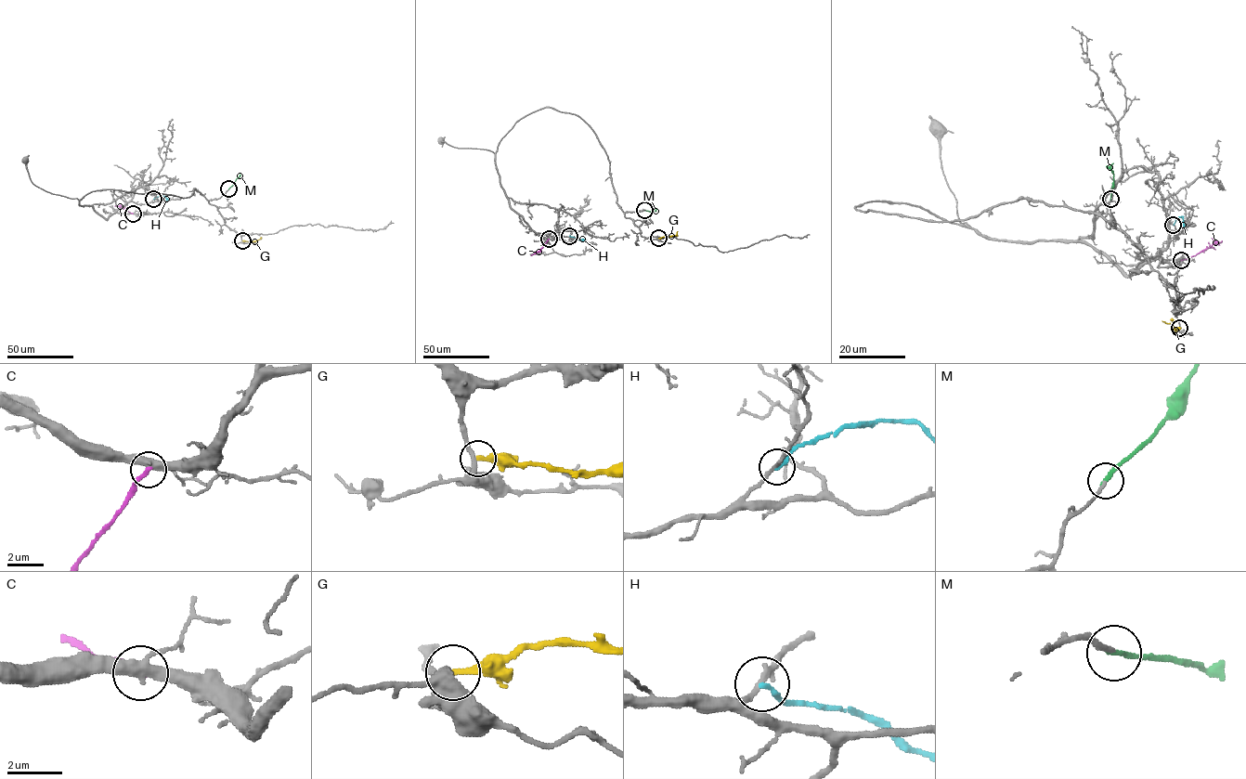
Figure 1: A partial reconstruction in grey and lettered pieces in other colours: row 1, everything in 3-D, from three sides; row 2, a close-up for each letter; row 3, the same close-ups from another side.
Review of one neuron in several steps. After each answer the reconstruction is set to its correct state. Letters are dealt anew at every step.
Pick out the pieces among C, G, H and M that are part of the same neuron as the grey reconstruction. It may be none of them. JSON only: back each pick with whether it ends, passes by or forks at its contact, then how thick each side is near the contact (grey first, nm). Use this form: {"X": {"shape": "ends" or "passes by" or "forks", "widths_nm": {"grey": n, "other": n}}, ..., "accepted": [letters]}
{"M": {"shape": "ends", "widths_nm": {"grey": 170, "other": 170}}, "accepted": ["M"]}

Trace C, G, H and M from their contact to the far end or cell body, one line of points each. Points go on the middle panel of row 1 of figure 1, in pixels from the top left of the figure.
C: (549, 239), (539, 251), (530, 255)
G: (658, 238), (675, 235), (677, 231)
H: (569, 236), (584, 240)
M: (644, 211), (655, 212)

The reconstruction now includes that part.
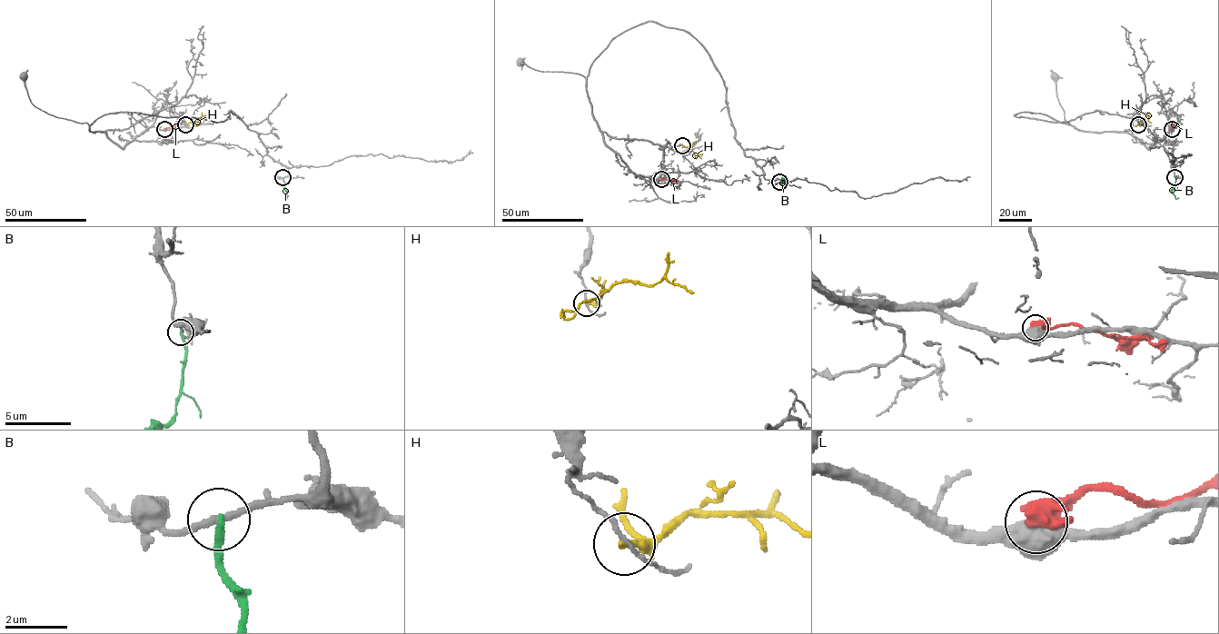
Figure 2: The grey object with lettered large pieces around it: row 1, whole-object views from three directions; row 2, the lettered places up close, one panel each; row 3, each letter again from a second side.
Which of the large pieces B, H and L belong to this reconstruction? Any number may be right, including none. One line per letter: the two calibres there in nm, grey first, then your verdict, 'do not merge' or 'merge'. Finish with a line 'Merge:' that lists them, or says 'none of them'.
B: 190/220 nm | do not merge
H: 110/200 nm | do not merge
L: 600/500 nm | do not merge
Merge: none of them

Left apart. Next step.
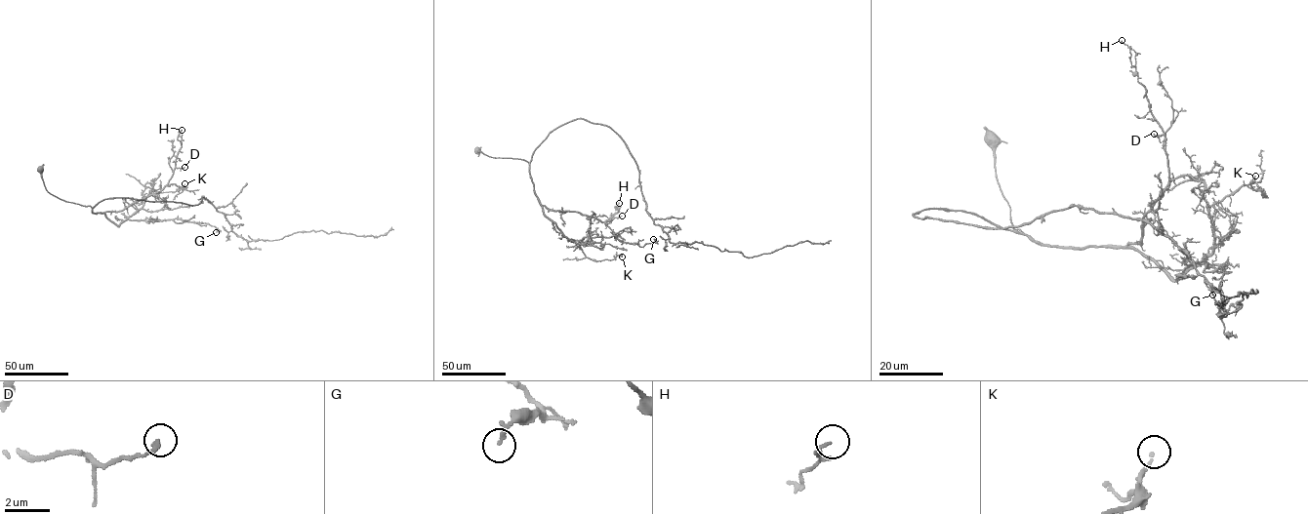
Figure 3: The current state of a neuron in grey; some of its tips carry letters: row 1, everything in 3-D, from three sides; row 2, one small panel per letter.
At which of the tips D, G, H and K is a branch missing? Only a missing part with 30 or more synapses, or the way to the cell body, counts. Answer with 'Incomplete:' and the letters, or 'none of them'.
Incomplete: none of them

